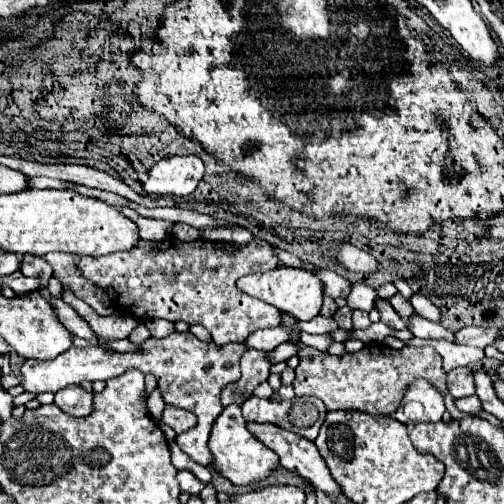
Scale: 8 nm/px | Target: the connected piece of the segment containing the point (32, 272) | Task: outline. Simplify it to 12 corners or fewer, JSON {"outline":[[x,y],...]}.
{"outline":[[25,257],[21,271],[41,281],[41,291],[53,269],[41,257]]}

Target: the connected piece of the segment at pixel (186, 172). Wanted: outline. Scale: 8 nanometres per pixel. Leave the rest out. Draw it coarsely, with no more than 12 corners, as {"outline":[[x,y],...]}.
{"outline":[[197,155],[153,165],[149,195],[187,197],[203,179]]}

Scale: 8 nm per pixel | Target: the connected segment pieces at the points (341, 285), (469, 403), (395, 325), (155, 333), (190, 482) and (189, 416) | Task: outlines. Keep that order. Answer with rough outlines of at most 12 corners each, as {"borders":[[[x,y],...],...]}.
{"borders":[[[313,269],[321,277],[323,293],[347,297],[351,283],[329,269]],[[477,395],[455,399],[455,405],[463,413],[479,413],[481,403]],[[377,299],[381,321],[391,329],[405,329],[405,321],[389,301]],[[165,319],[145,321],[151,337],[165,337],[175,325]],[[179,471],[179,489],[189,495],[199,495],[205,489],[193,473]],[[165,405],[161,423],[175,433],[195,427],[197,419],[185,409]]]}

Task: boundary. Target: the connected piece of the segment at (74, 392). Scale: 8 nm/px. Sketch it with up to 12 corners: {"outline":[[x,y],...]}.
{"outline":[[79,385],[55,395],[57,407],[75,417],[91,413],[93,395]]}

